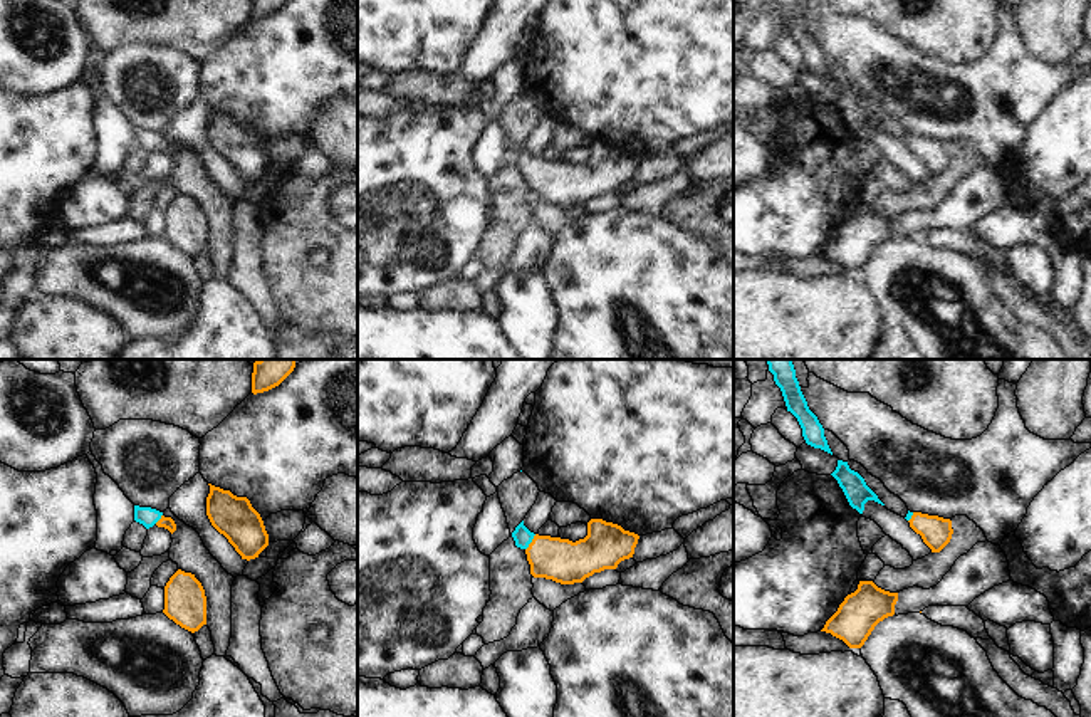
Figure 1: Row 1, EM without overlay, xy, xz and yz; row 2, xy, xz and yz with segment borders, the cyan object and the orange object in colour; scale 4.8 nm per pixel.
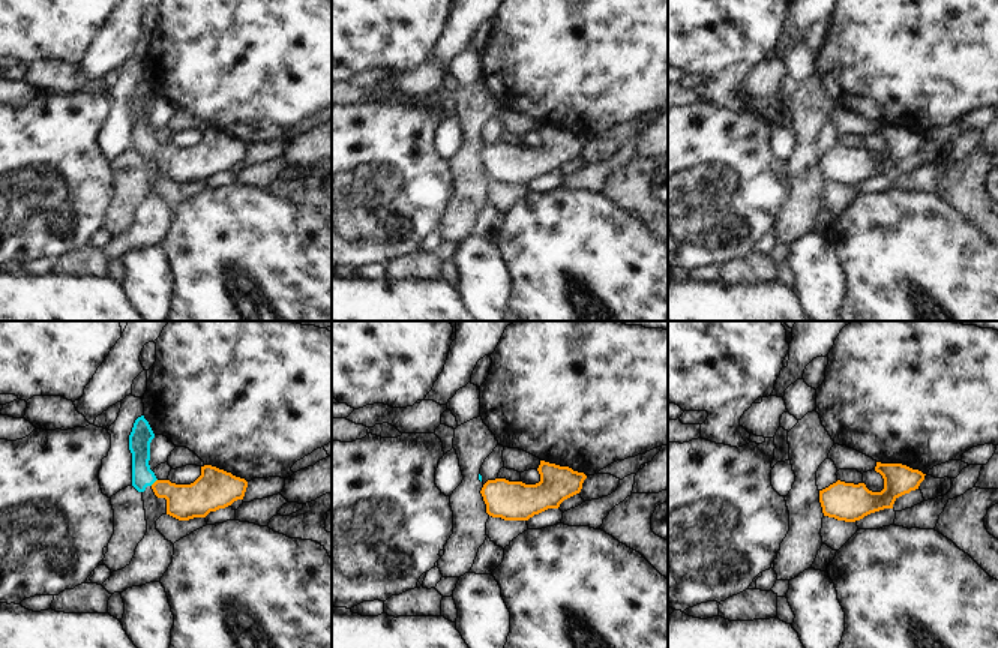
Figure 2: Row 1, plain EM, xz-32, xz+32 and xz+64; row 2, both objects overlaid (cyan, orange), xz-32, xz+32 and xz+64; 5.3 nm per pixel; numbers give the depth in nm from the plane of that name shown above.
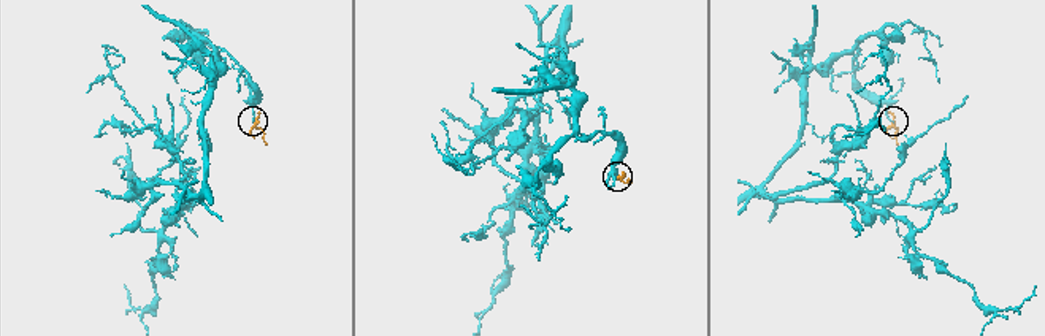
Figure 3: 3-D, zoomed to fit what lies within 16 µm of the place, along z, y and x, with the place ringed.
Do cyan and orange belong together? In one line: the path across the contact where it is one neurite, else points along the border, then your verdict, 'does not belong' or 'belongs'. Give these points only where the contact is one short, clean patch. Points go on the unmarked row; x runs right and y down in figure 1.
across xz (522, 160), (531, 165), (553, 182) | belongs

